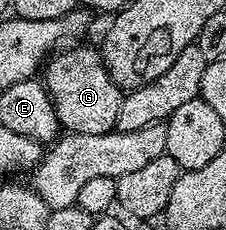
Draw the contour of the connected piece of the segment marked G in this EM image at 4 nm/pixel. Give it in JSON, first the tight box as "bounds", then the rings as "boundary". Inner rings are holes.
{"bounds":[42,44,124,136],"boundary":[[[72,44],[53,53],[42,67],[42,81],[52,97],[61,127],[70,134],[102,136],[116,129],[124,94],[104,66],[104,55],[92,46]]]}

